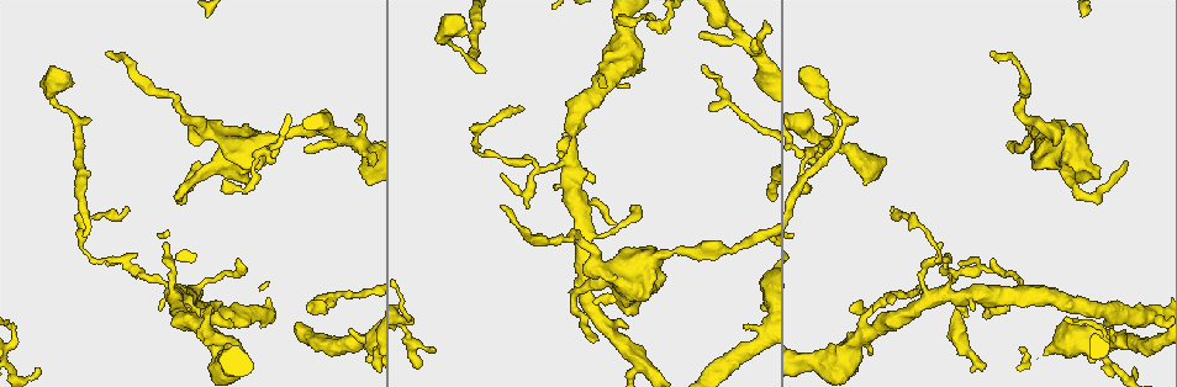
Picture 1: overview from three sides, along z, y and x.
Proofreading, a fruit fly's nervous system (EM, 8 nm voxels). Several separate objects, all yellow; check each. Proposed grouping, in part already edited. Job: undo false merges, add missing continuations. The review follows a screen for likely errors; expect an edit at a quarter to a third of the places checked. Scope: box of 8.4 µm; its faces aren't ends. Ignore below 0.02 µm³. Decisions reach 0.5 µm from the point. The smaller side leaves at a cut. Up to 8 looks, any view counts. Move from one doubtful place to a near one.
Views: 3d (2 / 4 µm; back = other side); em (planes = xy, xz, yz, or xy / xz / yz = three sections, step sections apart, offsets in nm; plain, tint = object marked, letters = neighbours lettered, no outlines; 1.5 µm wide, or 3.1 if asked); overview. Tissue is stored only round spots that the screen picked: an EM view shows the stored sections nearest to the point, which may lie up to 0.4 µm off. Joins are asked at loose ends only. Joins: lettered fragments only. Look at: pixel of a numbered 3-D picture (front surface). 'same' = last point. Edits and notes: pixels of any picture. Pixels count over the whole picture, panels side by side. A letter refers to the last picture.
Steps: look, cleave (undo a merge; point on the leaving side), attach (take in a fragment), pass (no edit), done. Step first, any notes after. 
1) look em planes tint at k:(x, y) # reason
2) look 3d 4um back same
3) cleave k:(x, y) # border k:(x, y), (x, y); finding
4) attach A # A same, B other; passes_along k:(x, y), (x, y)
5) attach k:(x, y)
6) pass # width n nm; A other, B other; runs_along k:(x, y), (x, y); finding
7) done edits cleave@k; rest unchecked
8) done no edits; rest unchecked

look em planes tint at 1:(50, 90) # sudden change in width

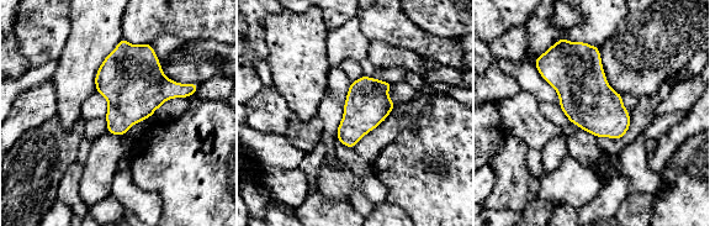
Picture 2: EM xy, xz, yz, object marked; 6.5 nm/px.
look em planes letters same

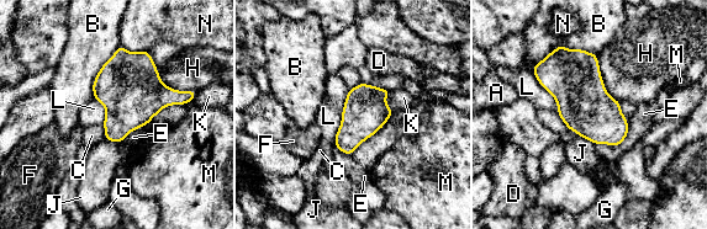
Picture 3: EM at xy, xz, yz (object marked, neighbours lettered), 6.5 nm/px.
pass # A other, B other, C other, D other, E other, F other, G other, H other, J other, K other, L other, M other, N other; border 3:(349, 90), (333, 140); one neuron here

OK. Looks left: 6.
look em planes tint at 1:(677, 251) # calibre changes

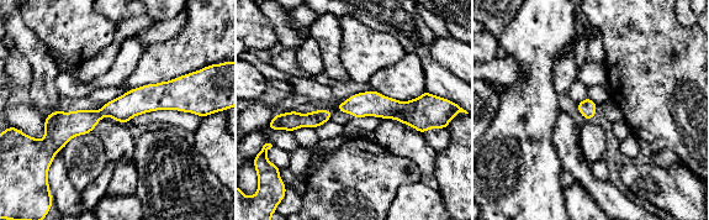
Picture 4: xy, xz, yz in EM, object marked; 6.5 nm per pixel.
look em planes letters same # see the neighbours

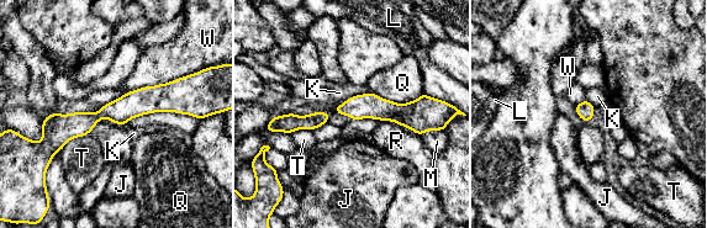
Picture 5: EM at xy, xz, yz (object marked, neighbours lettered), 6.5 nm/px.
pass # width 120 nm; J other, K other, L other, M other, Q other, R other, T other, W other; runs_along 5:(189, 105), (136, 102), (45, 133); one neuron here

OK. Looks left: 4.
look em planes letters at 1:(198, 163) # branch stops here

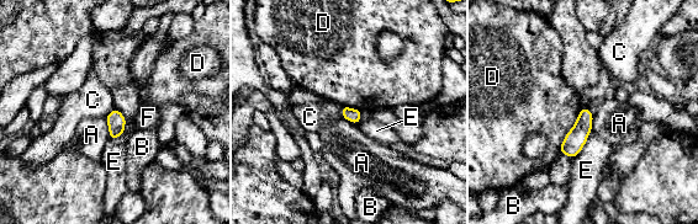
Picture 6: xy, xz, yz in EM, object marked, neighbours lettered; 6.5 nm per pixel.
pass # width 90 nm; A other, B other, C other, D other, E other, F other; border 6:(340, 106), (343, 117); none of them fits

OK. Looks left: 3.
done no edits; rest unchecked

